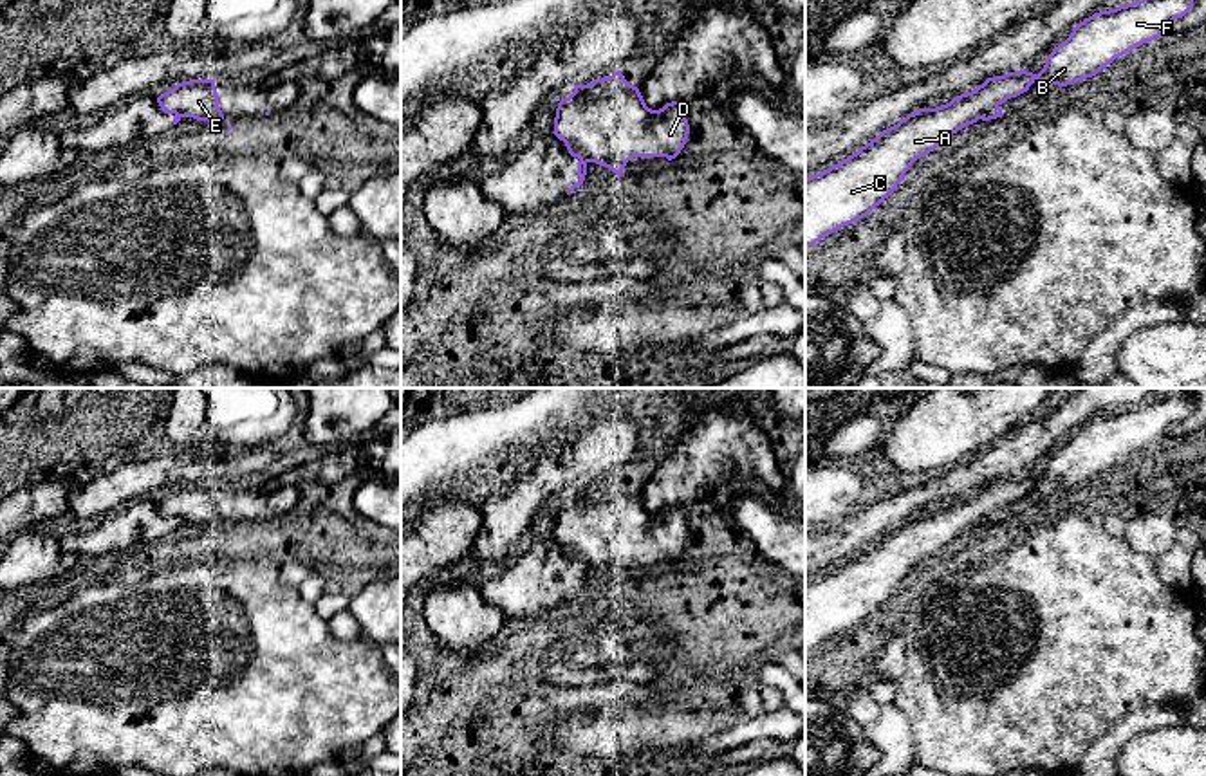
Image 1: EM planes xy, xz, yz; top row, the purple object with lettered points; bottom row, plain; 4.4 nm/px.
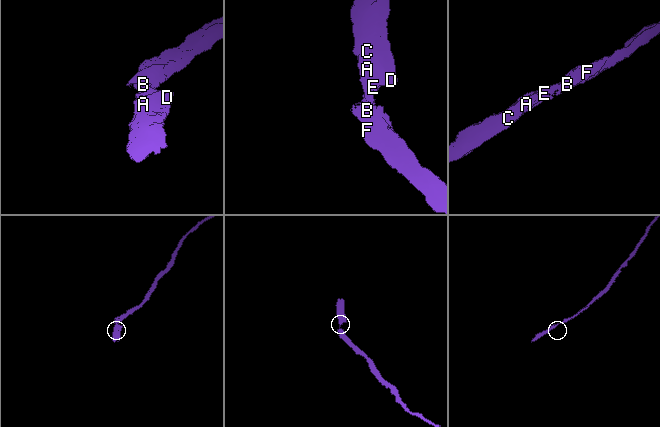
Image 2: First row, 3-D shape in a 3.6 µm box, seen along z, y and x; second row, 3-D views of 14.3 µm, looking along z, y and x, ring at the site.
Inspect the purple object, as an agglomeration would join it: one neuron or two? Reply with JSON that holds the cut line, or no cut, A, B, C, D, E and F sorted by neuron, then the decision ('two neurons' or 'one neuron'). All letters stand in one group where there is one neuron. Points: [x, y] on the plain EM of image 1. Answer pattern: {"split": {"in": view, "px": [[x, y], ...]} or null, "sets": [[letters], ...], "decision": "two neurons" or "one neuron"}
{"split": {"in": "xz", "px": [[580, 562], [585, 567]]}, "sets": [["A", "C", "D", "E"], ["B", "F"]], "decision": "two neurons"}

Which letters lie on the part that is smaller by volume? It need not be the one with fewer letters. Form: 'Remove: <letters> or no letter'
Remove: A, C, D, E

